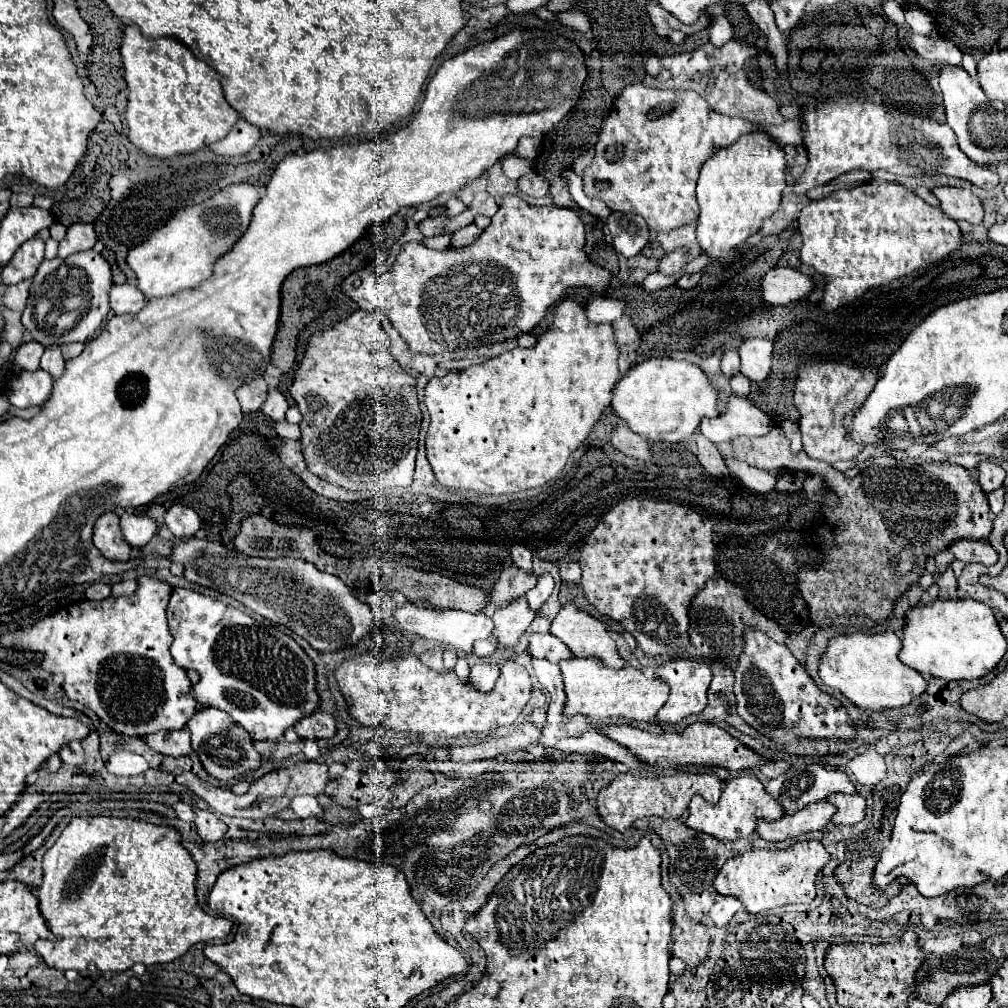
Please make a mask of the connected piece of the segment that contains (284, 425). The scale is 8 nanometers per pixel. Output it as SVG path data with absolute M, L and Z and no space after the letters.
M281 420L281 422L275 422L273 424L275 432L283 438L291 438L291 440L299 440L301 438L301 432L299 432L299 424L289 424L287 420Z

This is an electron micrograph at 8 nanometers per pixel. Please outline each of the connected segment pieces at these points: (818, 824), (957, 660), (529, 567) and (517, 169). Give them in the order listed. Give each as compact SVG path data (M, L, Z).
M823 800L823 802L815 802L809 804L807 808L791 814L791 816L783 816L775 822L765 822L759 820L757 824L757 834L767 840L767 842L783 842L783 840L795 840L801 834L809 834L815 830L823 830L831 816L835 814L835 808Z
M935 600L929 606L915 606L905 624L905 636L903 636L903 650L899 658L917 670L923 676L943 678L943 680L977 680L989 674L1003 658L1007 650L1005 636L999 628L999 622L995 620L995 614L991 608L985 608L983 602L975 600Z
M521 544L511 546L511 556L513 556L513 564L517 568L521 568L527 574L533 574L533 556L529 548L523 548Z
M509 154L501 160L503 164L503 172L507 178L511 180L519 180L523 174L531 172L533 170L533 160L523 160L523 158L517 158L515 154Z

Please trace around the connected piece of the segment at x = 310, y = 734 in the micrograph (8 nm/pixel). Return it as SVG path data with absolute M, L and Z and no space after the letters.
M313 712L311 716L307 716L295 724L295 732L299 734L299 738L321 740L321 738L331 738L337 732L337 724L331 714Z

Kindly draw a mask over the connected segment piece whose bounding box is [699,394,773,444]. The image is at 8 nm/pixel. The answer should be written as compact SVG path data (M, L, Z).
M735 394L719 418L705 418L699 426L701 434L713 444L731 442L739 436L765 436L771 432L771 428L773 422L761 408Z

